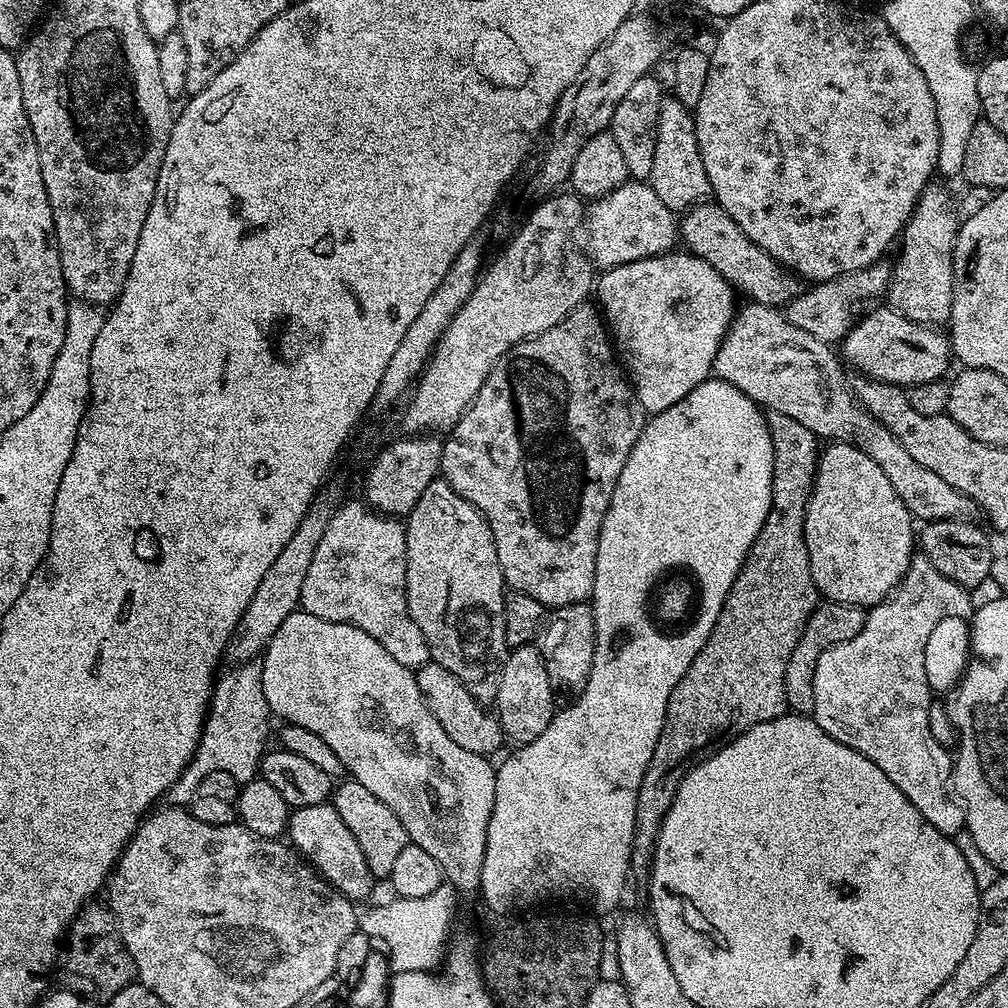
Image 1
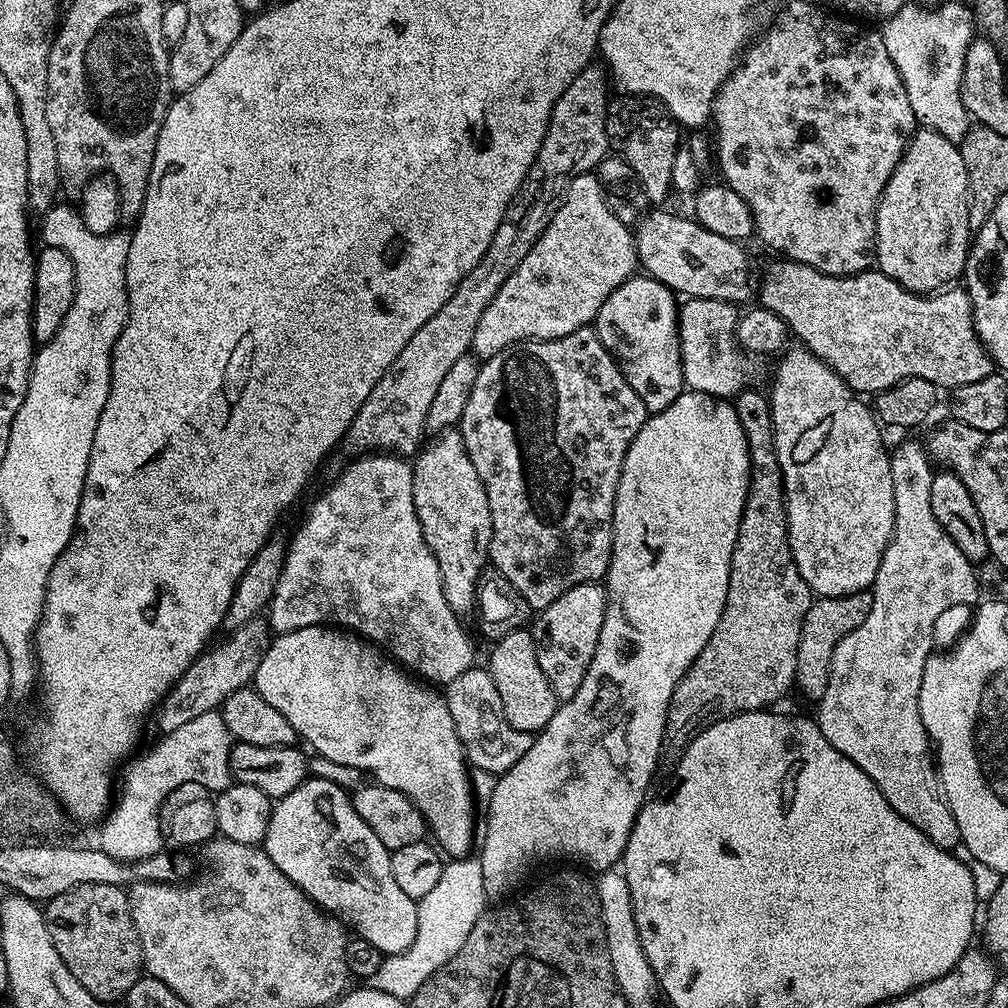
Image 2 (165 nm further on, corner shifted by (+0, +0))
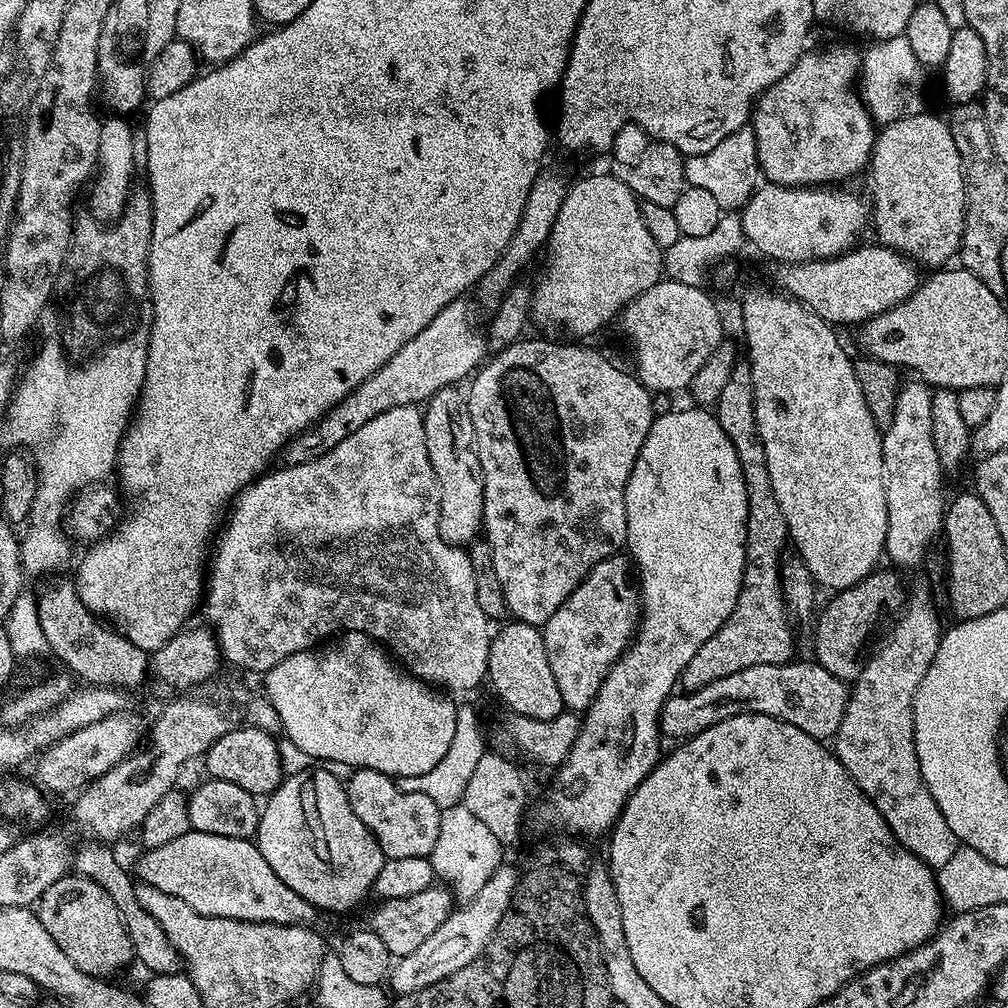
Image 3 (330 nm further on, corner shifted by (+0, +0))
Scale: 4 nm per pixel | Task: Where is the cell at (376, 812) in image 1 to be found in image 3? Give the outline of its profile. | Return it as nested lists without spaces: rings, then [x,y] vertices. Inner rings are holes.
[[[357,768],[346,781],[348,801],[364,823],[365,829],[376,841],[375,847],[383,850],[387,859],[431,857],[434,842],[438,842],[440,814],[442,809],[425,794],[398,790],[393,777],[378,770]]]

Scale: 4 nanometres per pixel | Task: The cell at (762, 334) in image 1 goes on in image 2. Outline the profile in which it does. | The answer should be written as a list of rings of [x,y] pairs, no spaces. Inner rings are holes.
[[[688,298],[679,305],[678,323],[680,325],[680,357],[684,383],[693,392],[705,392],[717,398],[735,398],[745,391],[744,359],[736,342],[737,305],[727,304],[725,300],[698,300]]]

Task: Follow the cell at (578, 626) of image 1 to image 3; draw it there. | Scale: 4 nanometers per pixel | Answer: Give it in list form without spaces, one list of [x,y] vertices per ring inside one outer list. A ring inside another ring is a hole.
[[[617,554],[598,562],[598,566],[594,566],[590,574],[586,574],[584,581],[568,595],[566,602],[562,602],[562,606],[558,606],[554,614],[550,614],[550,618],[542,626],[546,658],[554,673],[554,682],[558,682],[558,694],[562,694],[562,702],[567,711],[577,714],[587,712],[606,674],[632,643],[641,611],[640,589],[634,583],[634,565],[627,555]]]

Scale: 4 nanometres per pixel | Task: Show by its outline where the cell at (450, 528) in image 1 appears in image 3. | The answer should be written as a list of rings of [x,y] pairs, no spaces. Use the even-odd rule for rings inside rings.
[[[456,386],[438,390],[426,401],[423,413],[426,454],[430,454],[430,466],[438,478],[440,491],[440,533],[448,544],[468,546],[482,532],[484,479],[476,453],[474,422],[470,422],[468,402],[465,393],[460,390]]]

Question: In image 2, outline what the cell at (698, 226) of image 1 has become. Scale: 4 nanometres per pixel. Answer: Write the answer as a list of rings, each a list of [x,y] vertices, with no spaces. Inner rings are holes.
[[[781,259],[779,263],[770,265],[764,272],[764,281],[761,284],[759,281],[759,303],[763,307],[769,308],[774,314],[778,314],[778,318],[782,318],[786,322],[789,333],[795,339],[797,336],[800,339],[797,341],[803,347],[807,348],[809,352],[813,352],[820,360],[825,360],[852,387],[853,392],[857,394],[865,394],[864,392],[879,394],[885,392],[887,388],[892,388],[896,384],[900,384],[903,380],[909,380],[910,378],[926,378],[926,382],[934,382],[937,389],[944,390],[944,388],[948,388],[947,390],[955,390],[966,386],[970,382],[979,382],[982,378],[993,375],[994,365],[992,358],[988,355],[987,350],[984,349],[984,344],[974,330],[972,303],[970,302],[967,291],[963,287],[949,286],[935,294],[921,294],[906,290],[897,280],[890,278],[885,272],[879,270],[859,272],[853,276],[831,276],[830,274],[822,274],[818,270],[814,270],[814,266],[806,266],[793,260]]]

